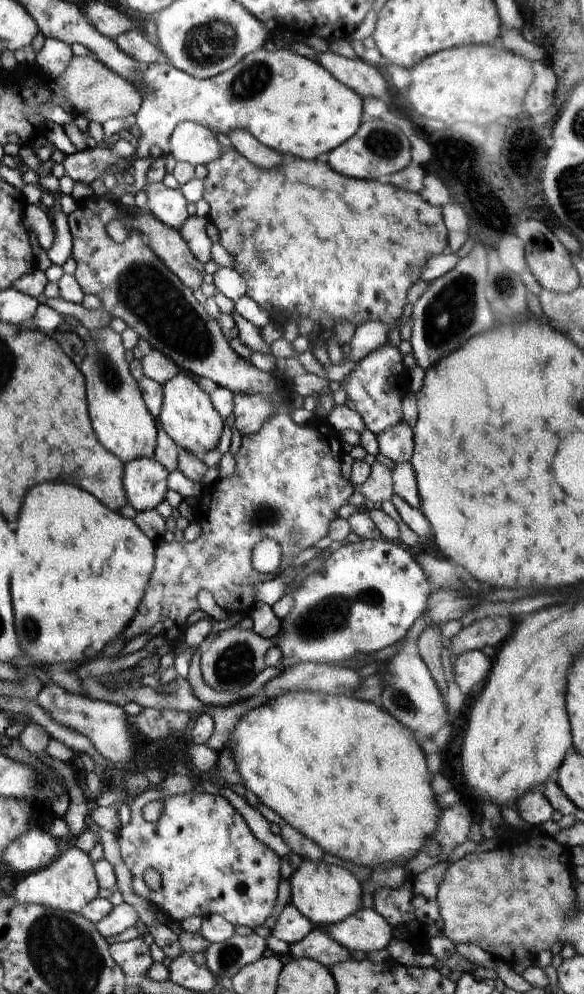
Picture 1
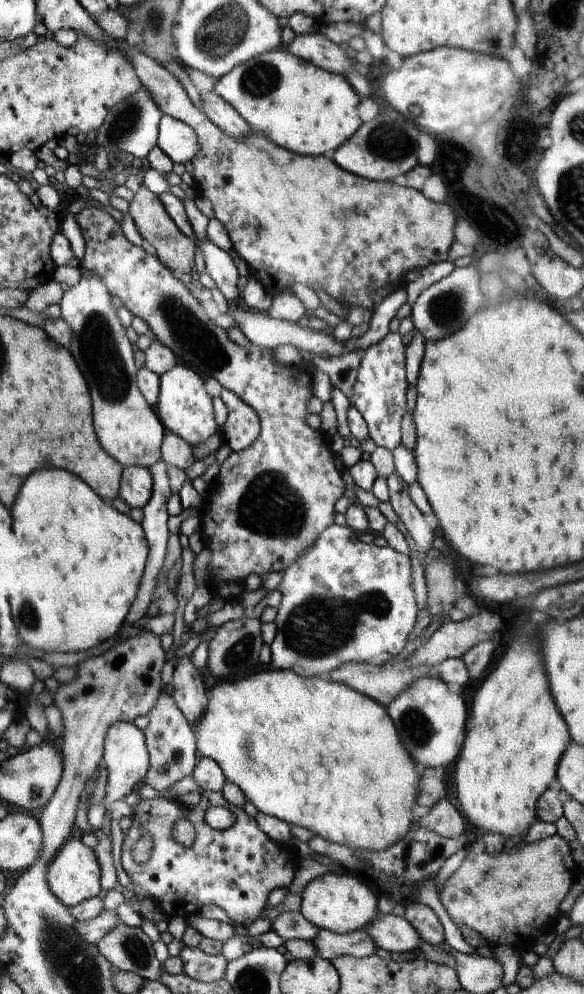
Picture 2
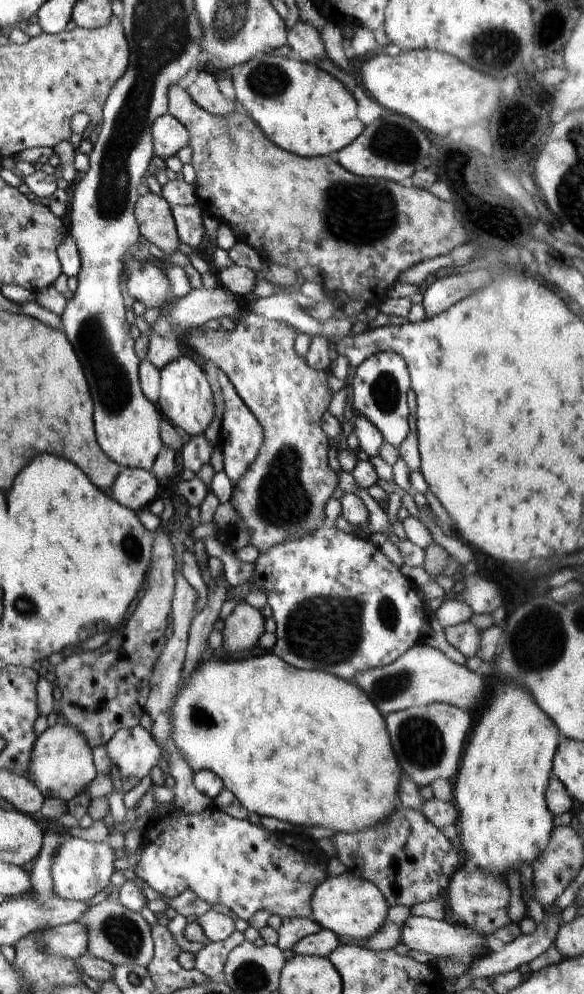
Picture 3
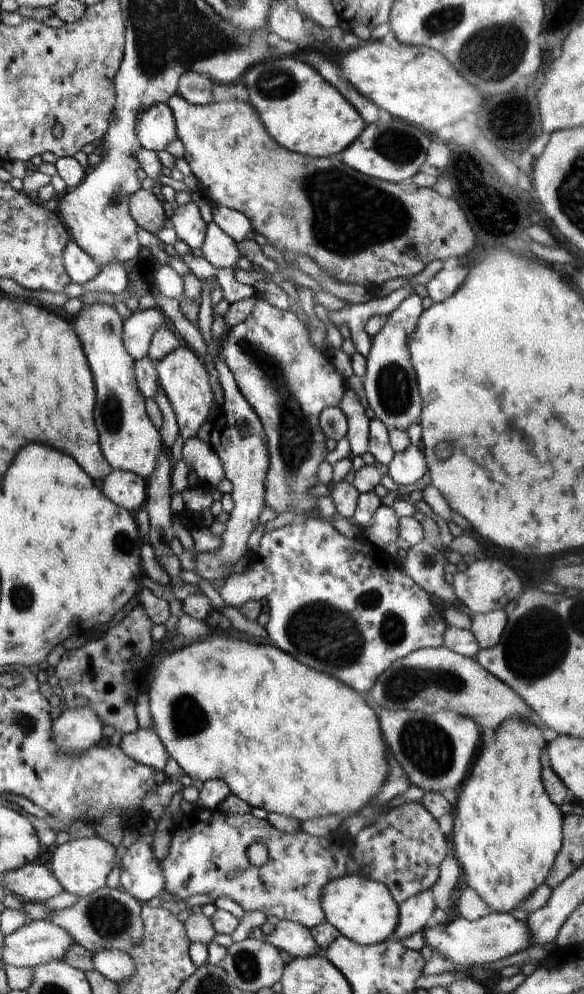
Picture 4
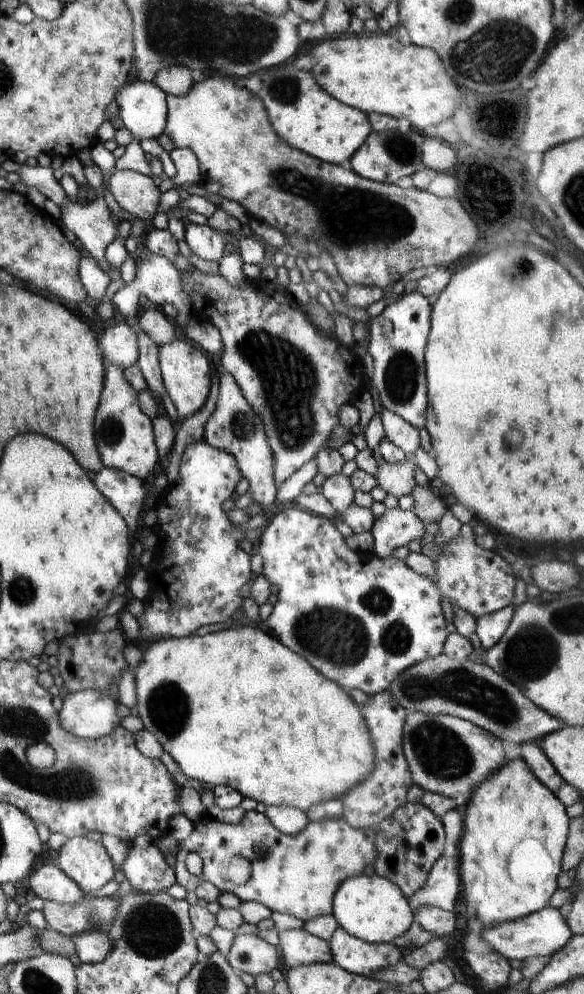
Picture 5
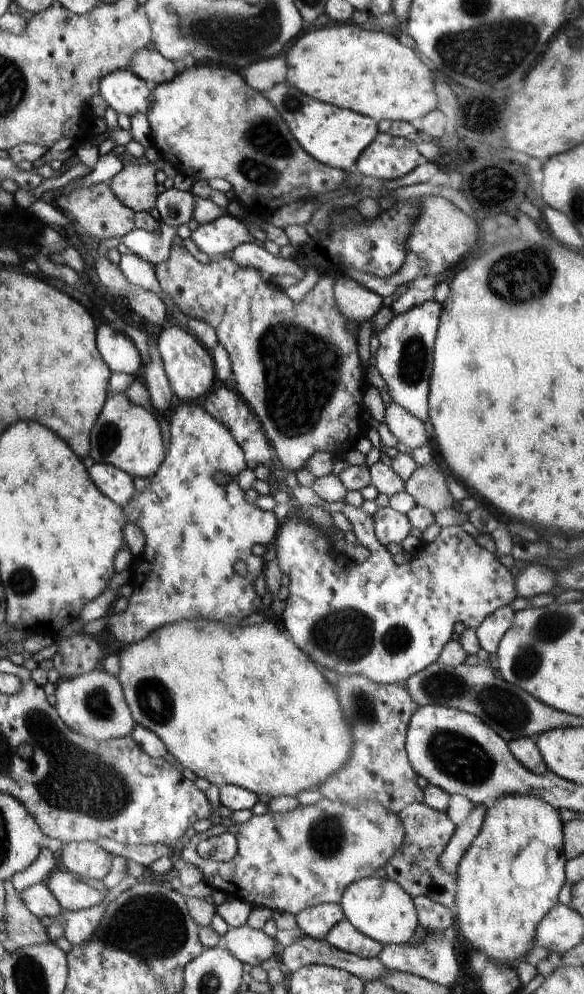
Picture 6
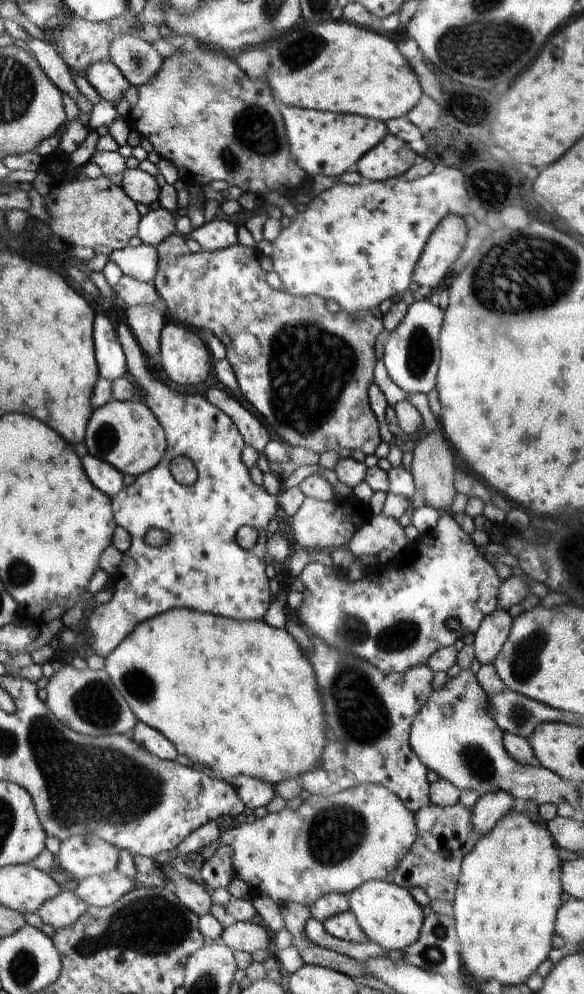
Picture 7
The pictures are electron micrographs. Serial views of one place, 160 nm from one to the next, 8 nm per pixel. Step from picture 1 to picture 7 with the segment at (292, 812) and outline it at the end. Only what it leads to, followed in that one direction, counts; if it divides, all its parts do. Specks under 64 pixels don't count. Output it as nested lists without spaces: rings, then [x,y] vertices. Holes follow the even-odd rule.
[[[170,610],[152,620],[140,623],[107,657],[104,670],[110,675],[122,698],[132,709],[134,716],[144,724],[161,732],[173,745],[179,754],[188,756],[195,768],[206,766],[212,768],[219,778],[225,780],[229,776],[247,776],[268,784],[277,785],[282,780],[295,778],[320,765],[321,756],[326,744],[326,728],[324,728],[324,708],[318,696],[318,683],[307,654],[300,649],[294,637],[286,631],[270,626],[263,620],[238,622],[228,620],[214,614],[202,614],[192,610]]]

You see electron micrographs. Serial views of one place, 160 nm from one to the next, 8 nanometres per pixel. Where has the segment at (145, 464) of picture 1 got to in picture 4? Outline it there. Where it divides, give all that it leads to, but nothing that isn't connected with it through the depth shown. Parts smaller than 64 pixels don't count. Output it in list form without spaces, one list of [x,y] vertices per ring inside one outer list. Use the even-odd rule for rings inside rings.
[[[113,470],[99,485],[112,502],[132,513],[141,509],[147,499],[147,479],[133,472]]]

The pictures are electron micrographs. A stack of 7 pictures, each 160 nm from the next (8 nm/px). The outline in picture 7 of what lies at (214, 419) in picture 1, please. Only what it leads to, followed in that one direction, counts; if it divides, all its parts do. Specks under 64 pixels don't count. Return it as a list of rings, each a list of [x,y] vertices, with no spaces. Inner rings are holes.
[[[168,322],[161,332],[160,366],[180,386],[202,384],[212,370],[209,347],[182,324]]]

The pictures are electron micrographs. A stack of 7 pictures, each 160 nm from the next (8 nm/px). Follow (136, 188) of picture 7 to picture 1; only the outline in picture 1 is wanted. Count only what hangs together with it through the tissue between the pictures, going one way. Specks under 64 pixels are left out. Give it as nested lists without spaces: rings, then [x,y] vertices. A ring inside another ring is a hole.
[[[142,209],[136,214],[134,226],[150,238],[148,246],[184,286],[190,290],[200,288],[204,282],[204,264],[192,254],[178,231],[164,224],[148,210]]]

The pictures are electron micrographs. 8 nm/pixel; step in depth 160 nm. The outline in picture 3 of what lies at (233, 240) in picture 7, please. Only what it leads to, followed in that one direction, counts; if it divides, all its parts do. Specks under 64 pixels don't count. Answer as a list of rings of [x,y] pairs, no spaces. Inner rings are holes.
[[[198,204],[188,205],[169,205],[179,241],[188,244],[192,248],[200,250],[205,243],[205,229],[202,222],[202,210]]]

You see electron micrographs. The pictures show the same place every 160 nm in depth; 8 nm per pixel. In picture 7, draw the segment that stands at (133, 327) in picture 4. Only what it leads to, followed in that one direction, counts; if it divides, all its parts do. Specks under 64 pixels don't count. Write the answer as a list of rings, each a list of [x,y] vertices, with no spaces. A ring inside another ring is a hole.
[[[95,313],[94,350],[98,360],[98,370],[102,377],[113,381],[128,372],[125,352],[117,337],[117,330],[107,316]]]

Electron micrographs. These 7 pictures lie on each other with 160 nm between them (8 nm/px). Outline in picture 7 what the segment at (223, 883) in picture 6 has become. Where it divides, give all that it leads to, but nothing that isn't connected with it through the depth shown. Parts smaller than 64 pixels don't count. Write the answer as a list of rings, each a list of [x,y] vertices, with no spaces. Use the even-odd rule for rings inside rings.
[[[368,783],[327,797],[311,795],[294,810],[286,808],[277,813],[267,813],[237,826],[226,823],[225,831],[219,834],[218,840],[197,852],[206,862],[222,843],[229,844],[234,851],[232,870],[236,878],[246,882],[250,888],[251,899],[265,894],[280,906],[296,902],[310,907],[321,896],[330,893],[349,895],[367,880],[384,880],[406,856],[416,835],[414,813],[390,789]]]

